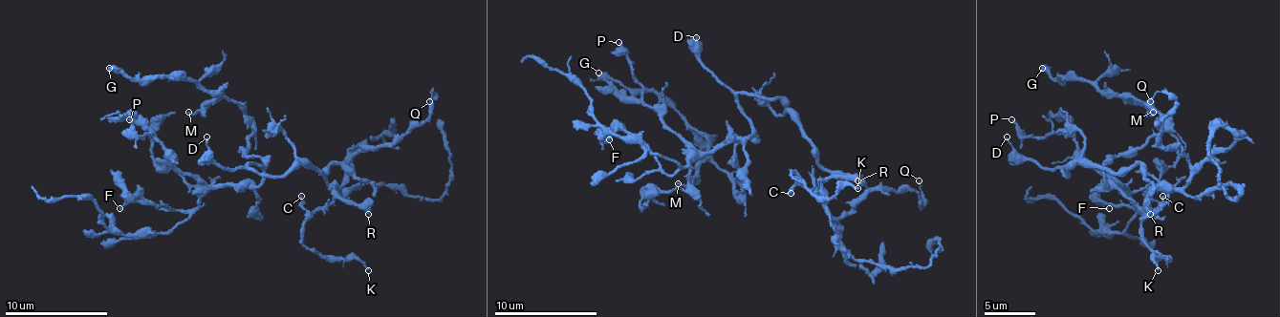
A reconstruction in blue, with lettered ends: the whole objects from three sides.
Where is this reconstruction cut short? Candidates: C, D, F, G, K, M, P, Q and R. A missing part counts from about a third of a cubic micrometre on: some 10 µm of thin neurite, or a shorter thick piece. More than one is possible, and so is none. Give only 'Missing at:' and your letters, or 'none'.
Missing at: K

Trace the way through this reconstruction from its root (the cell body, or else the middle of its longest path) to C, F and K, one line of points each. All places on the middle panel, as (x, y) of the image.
C: (757, 98), (778, 98), (812, 144), (816, 160), (813, 185), (821, 180), (812, 191), (798, 183), (791, 193)
F: (757, 98), (737, 95), (752, 129), (748, 139), (722, 142), (670, 176), (632, 135), (618, 129), (609, 139)
K: (757, 98), (778, 98), (812, 144), (813, 185), (821, 180), (812, 191), (796, 180), (829, 199), (857, 188)

